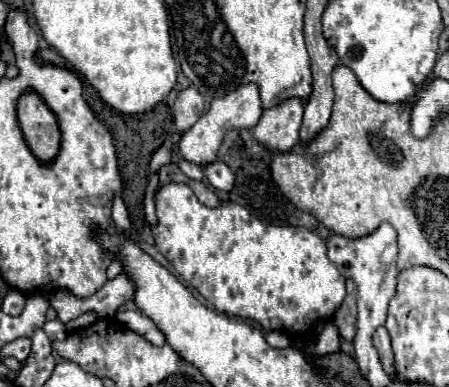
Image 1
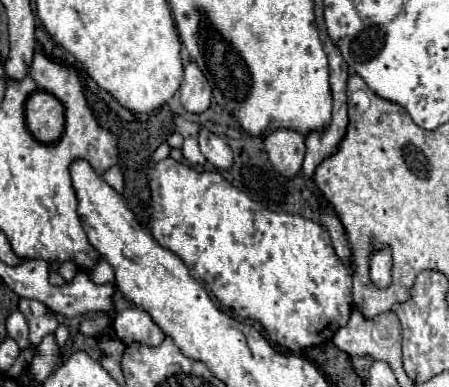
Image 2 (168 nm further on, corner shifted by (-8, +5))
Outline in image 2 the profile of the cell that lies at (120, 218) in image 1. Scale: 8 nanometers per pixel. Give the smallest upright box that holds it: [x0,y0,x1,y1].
[104,166,124,194]

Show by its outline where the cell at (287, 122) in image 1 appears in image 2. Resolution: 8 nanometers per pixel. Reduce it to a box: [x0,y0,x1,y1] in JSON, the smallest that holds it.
[264,128,304,176]

